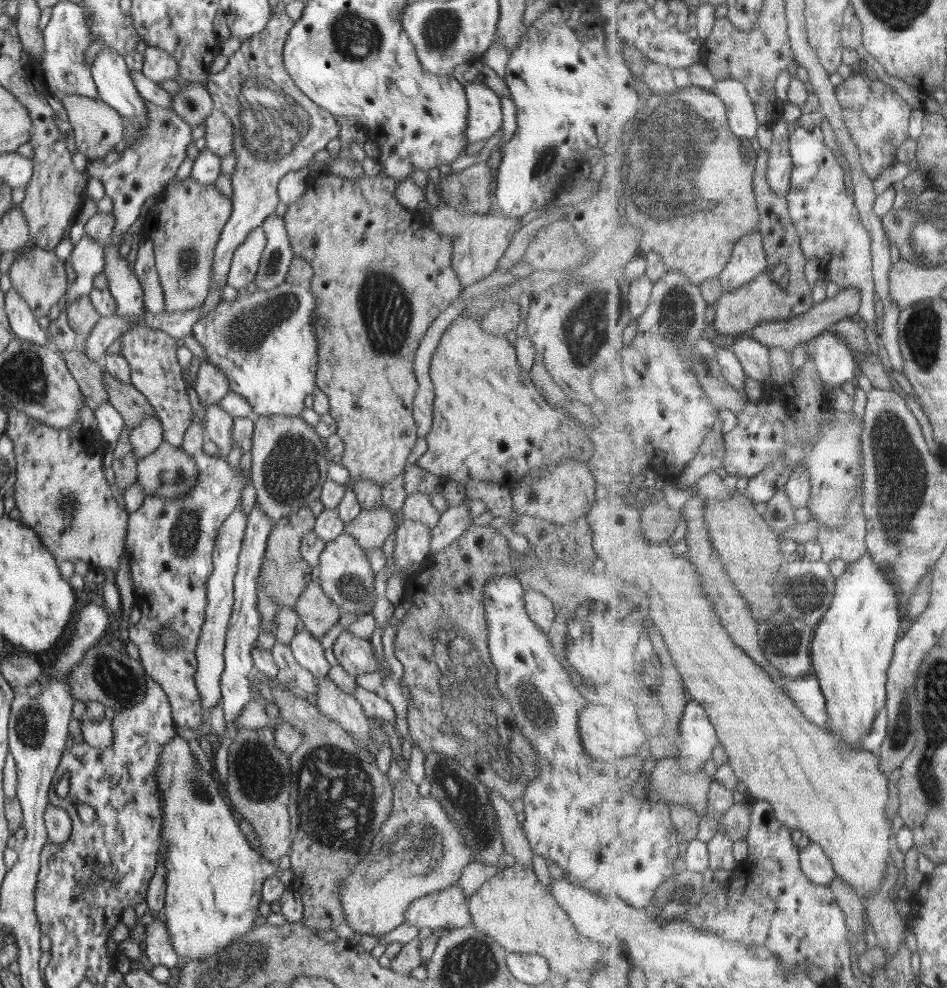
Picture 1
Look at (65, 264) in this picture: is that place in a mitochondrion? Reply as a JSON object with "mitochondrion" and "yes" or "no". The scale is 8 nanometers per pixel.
{"mitochondrion":"no"}

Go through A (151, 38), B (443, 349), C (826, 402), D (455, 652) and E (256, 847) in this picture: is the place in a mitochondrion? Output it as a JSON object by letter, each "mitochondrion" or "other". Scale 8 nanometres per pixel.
{"A":"other","B":"other","C":"other","D":"mitochondrion","E":"other"}

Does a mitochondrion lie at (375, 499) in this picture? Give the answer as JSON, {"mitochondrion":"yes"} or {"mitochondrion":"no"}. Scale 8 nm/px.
{"mitochondrion":"no"}

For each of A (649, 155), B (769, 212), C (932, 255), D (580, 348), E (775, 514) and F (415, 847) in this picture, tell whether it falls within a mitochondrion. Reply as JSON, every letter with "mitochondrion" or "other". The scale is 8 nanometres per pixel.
{"A":"mitochondrion","B":"other","C":"other","D":"mitochondrion","E":"other","F":"mitochondrion"}

